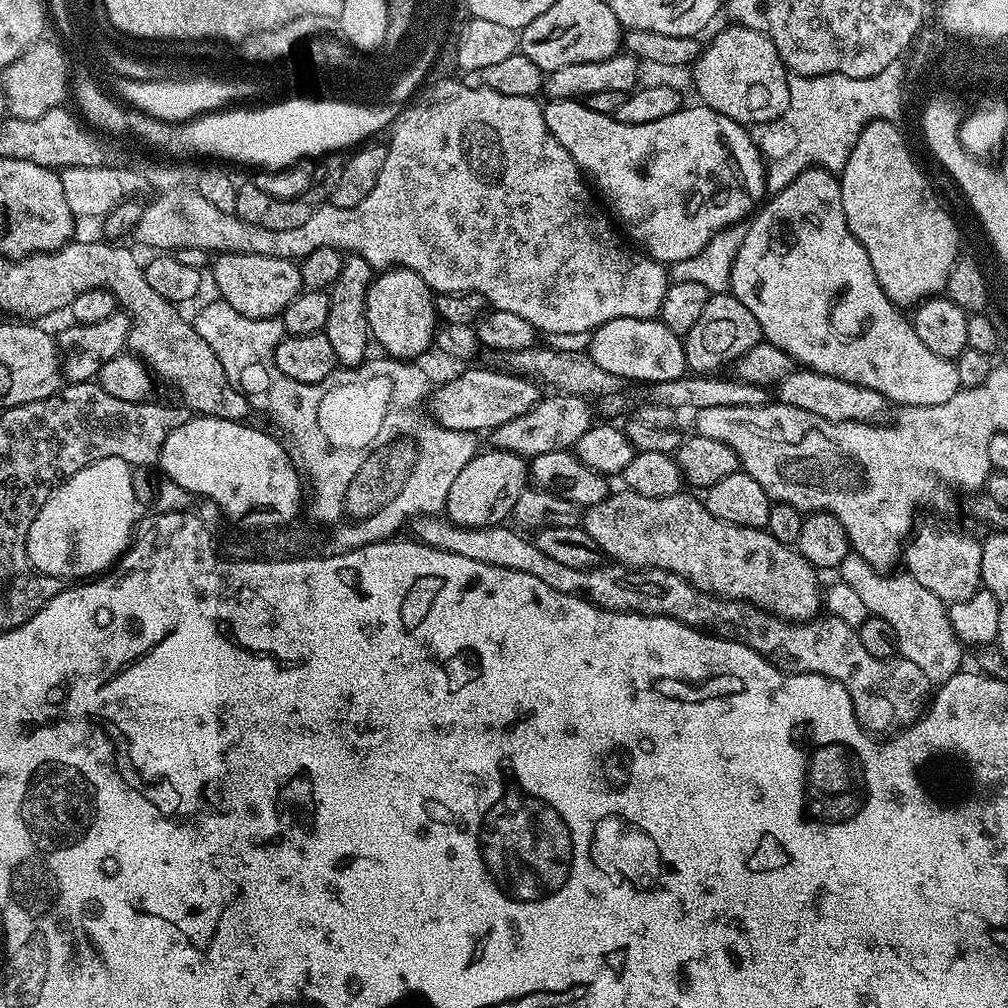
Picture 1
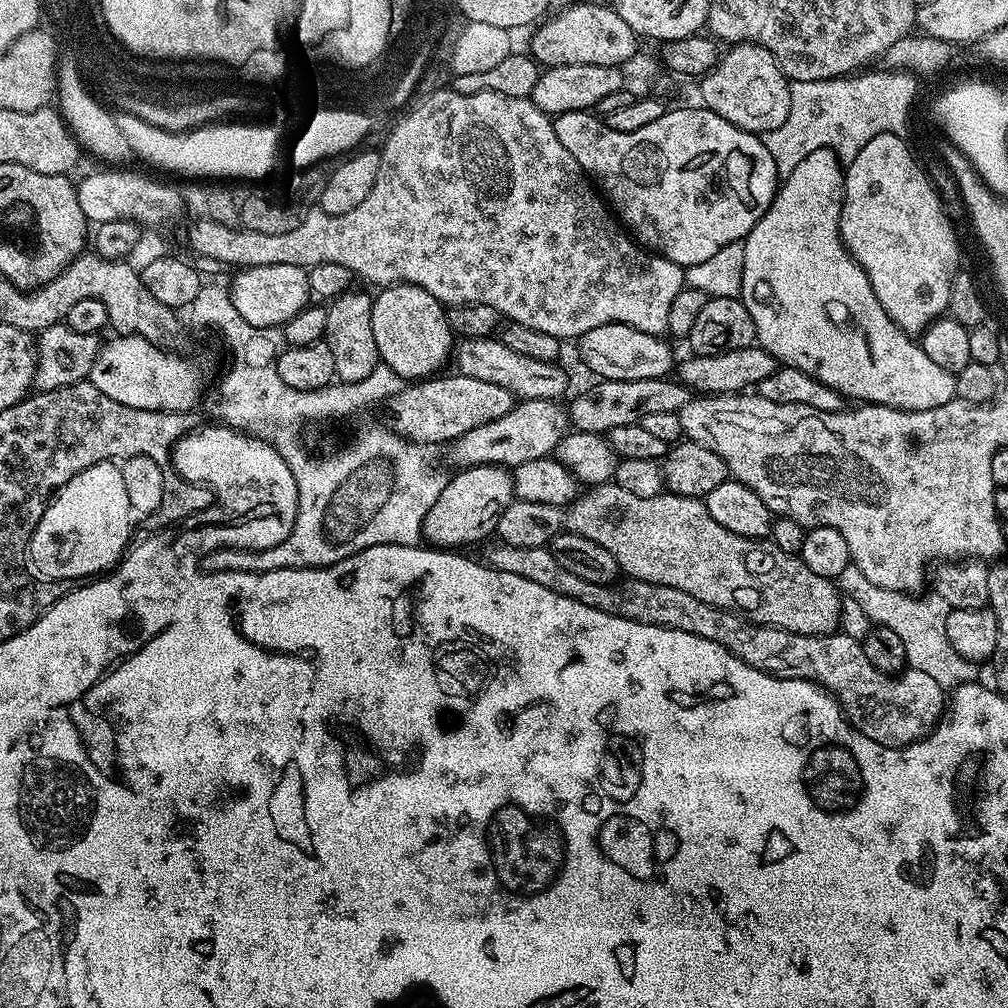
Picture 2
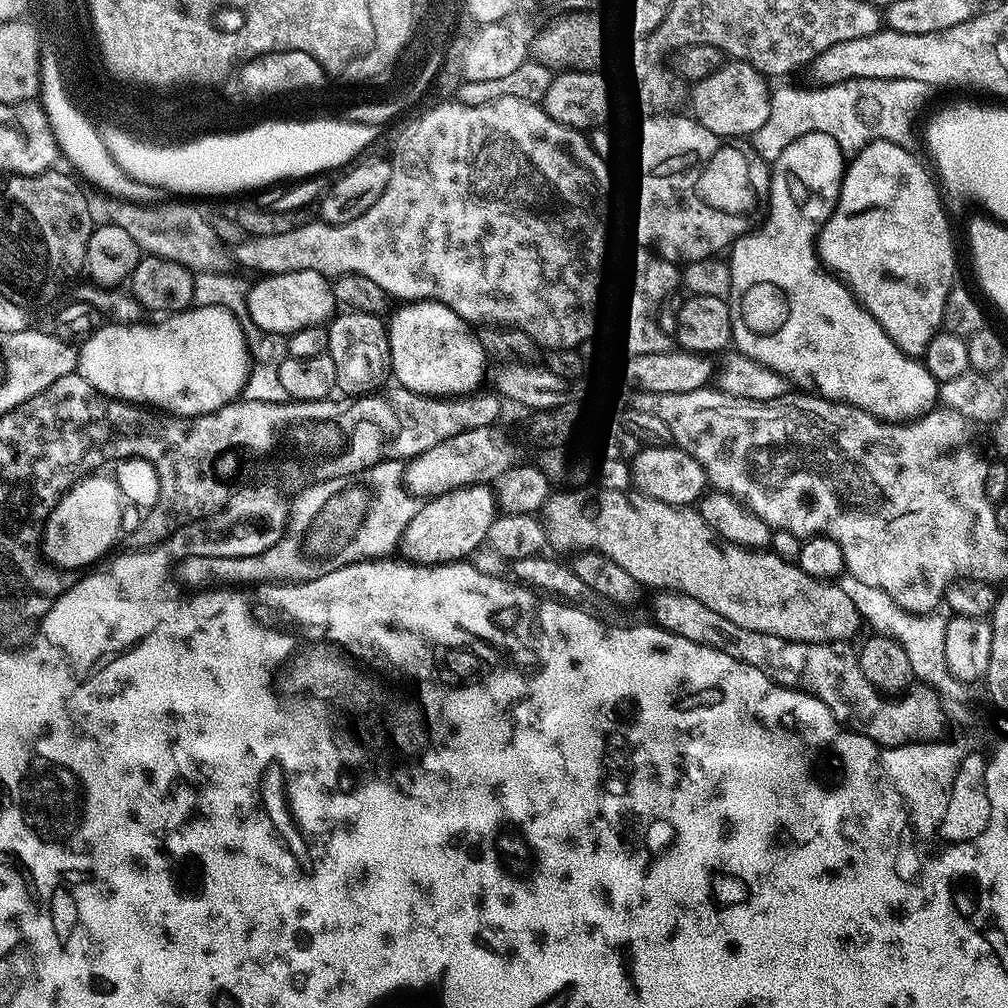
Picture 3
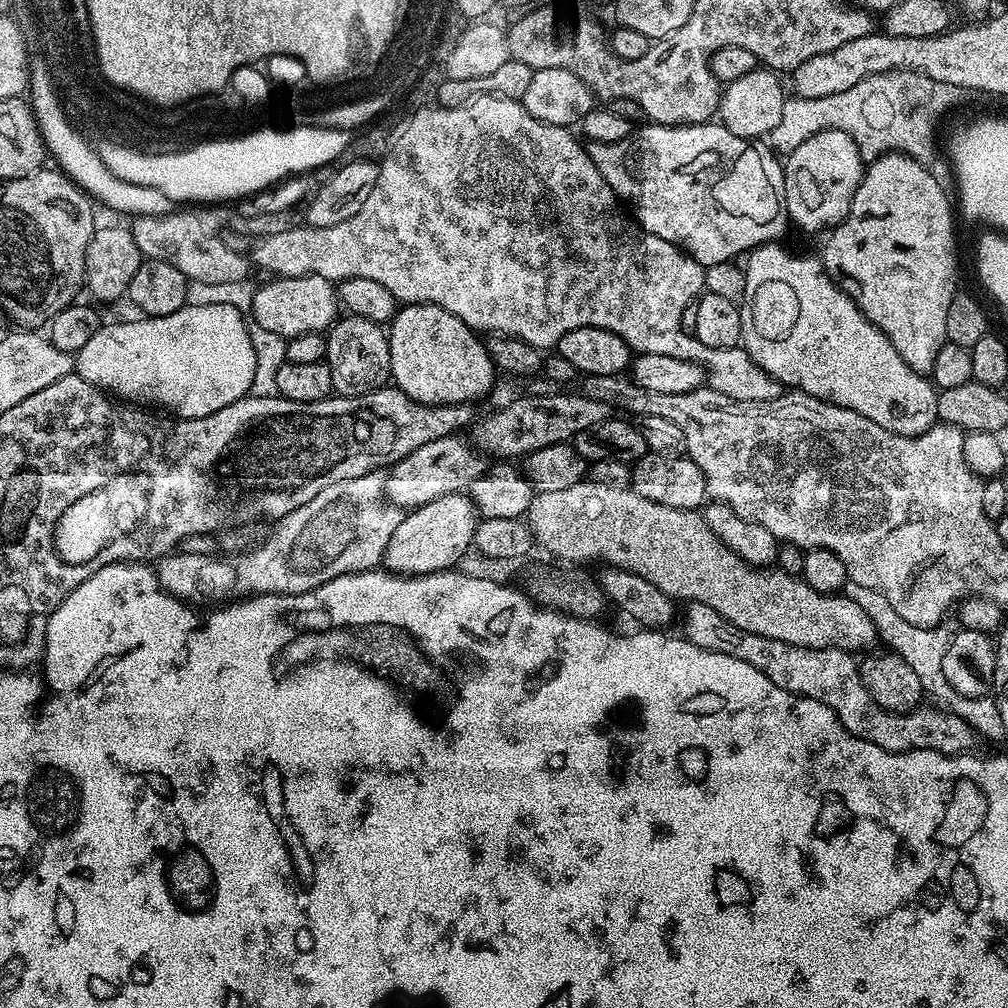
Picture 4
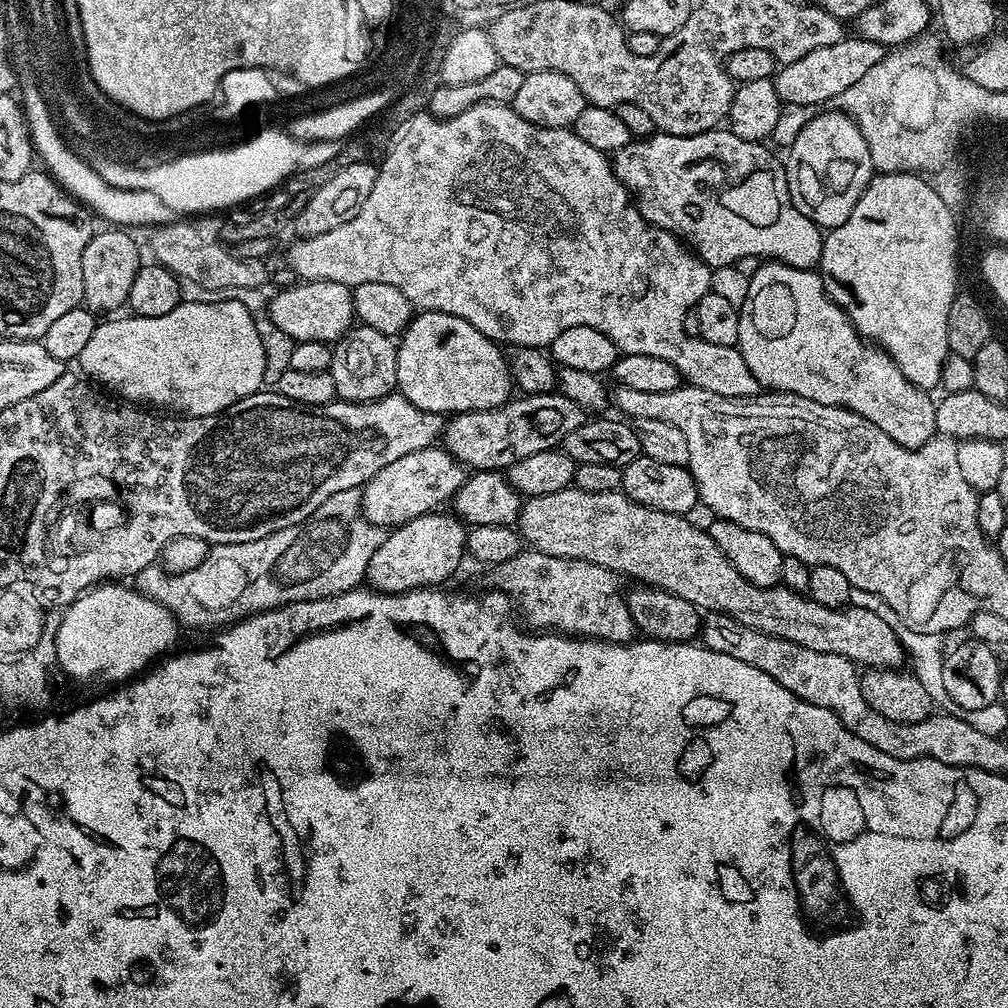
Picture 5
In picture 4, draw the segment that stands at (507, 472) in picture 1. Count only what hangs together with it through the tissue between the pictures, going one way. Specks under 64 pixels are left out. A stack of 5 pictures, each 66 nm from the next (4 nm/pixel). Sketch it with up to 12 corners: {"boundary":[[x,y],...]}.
{"boundary":[[455,492],[399,517],[383,567],[446,572],[473,547],[478,513]]}

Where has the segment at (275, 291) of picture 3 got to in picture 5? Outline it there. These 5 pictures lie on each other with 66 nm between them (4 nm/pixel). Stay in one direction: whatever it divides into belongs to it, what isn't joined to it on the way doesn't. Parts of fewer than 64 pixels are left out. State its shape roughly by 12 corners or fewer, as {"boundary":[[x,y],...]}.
{"boundary":[[296,282],[268,300],[292,340],[332,344],[354,324],[352,288]]}

